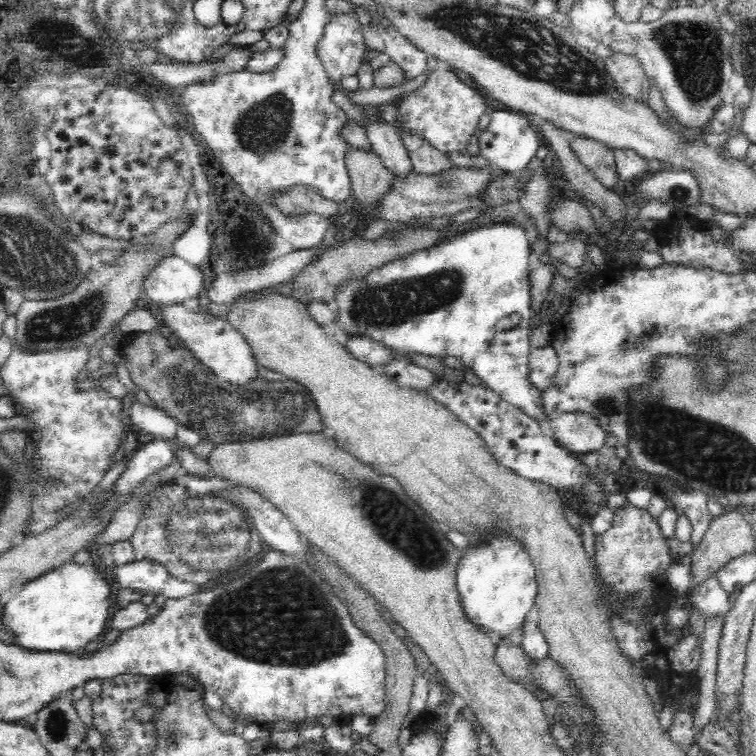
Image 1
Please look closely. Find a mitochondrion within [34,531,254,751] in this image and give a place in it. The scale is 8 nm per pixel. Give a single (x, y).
(57, 722)

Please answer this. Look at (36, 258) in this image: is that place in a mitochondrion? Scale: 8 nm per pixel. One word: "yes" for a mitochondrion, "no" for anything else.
yes

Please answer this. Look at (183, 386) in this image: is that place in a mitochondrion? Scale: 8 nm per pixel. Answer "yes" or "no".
yes

